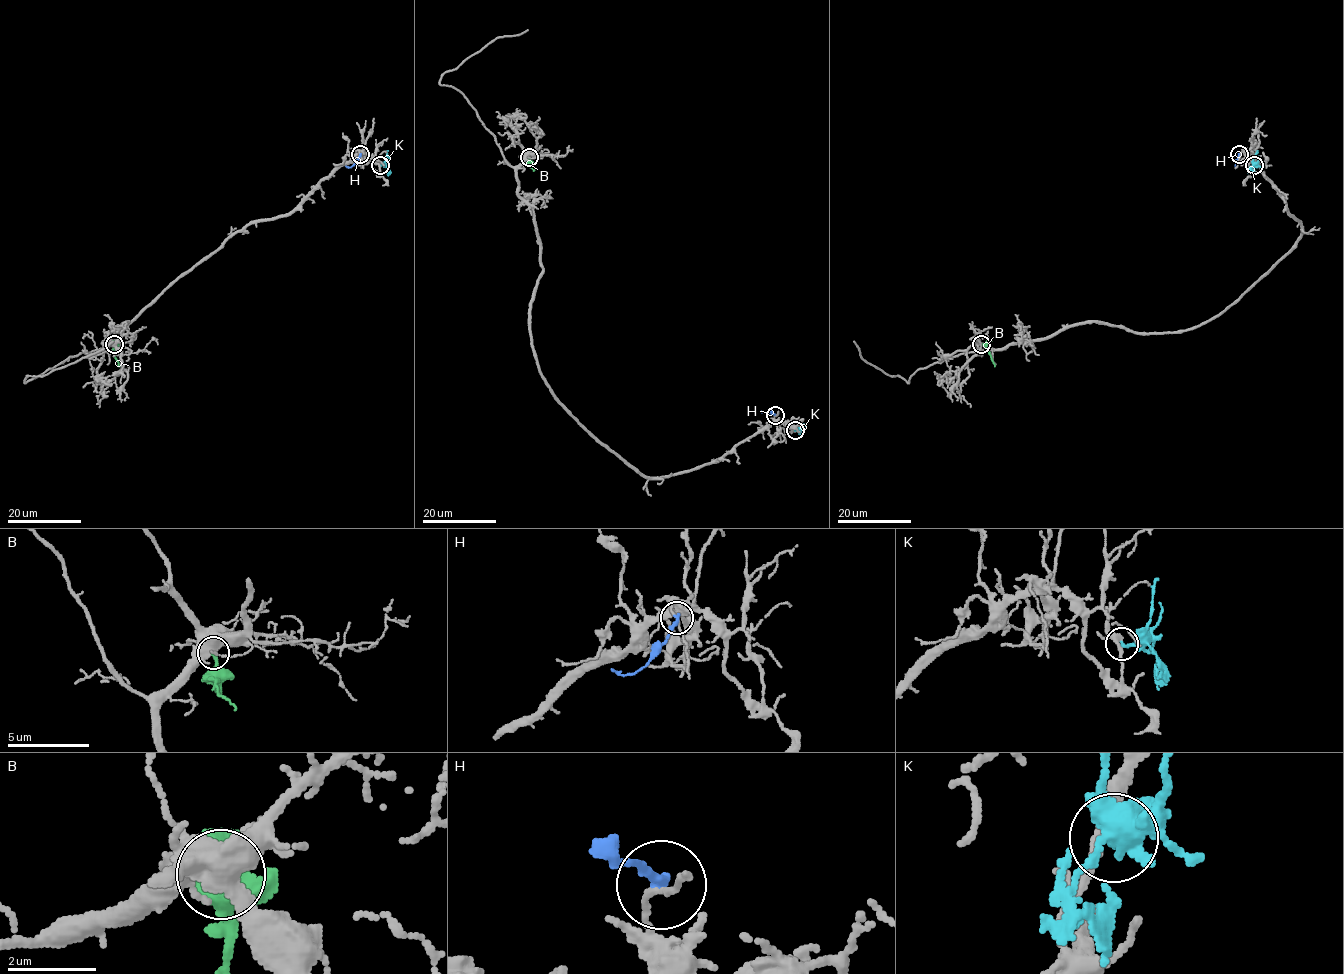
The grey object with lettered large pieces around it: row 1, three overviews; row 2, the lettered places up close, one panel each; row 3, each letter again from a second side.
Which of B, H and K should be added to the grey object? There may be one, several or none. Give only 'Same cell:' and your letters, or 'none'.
Same cell: none

